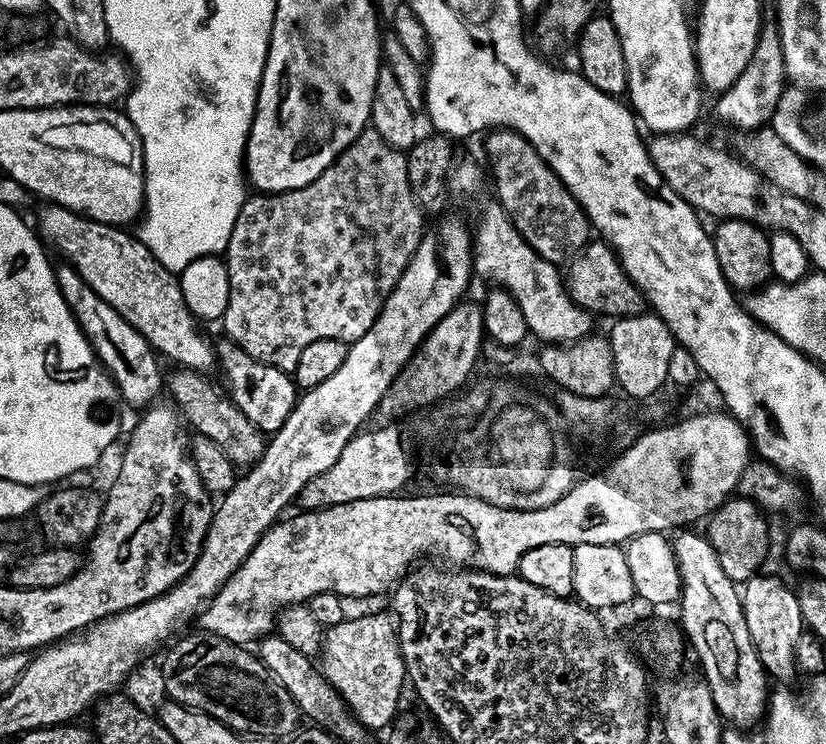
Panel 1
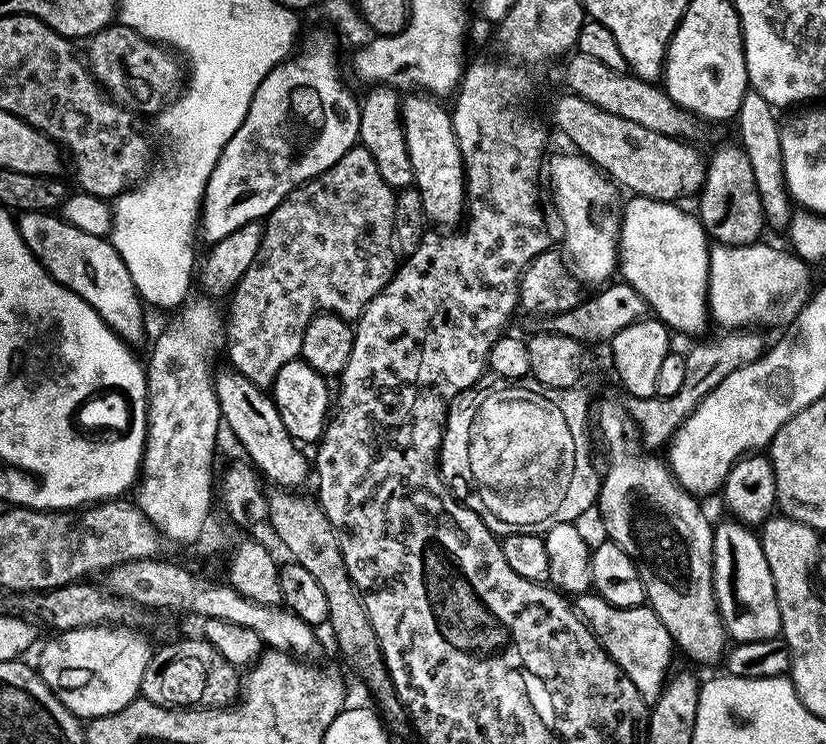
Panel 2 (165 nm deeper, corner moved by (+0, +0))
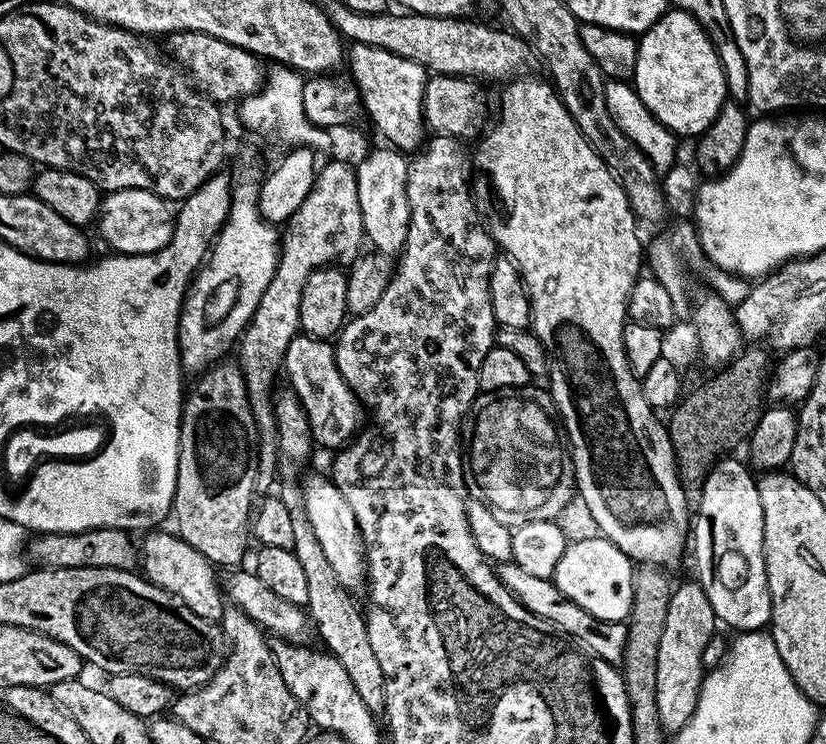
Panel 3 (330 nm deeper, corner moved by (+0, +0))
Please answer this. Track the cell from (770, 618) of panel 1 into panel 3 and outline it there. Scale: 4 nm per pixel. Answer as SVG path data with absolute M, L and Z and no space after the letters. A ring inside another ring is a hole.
M721 458L712 466L712 471L699 489L700 505L695 505L694 519L690 524L690 552L696 555L698 583L710 598L717 621L729 624L737 633L755 632L763 629L772 619L770 590L766 582L766 562L764 561L764 519L762 518L762 498L758 498L757 477L747 463L739 464L732 458Z

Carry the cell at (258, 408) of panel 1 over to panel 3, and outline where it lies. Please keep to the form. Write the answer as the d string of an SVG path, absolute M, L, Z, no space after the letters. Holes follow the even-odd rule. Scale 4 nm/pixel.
M297 334L286 350L282 368L288 371L291 391L295 392L306 410L313 441L319 447L321 444L331 450L345 447L357 435L362 405L338 370L335 347L329 341Z

